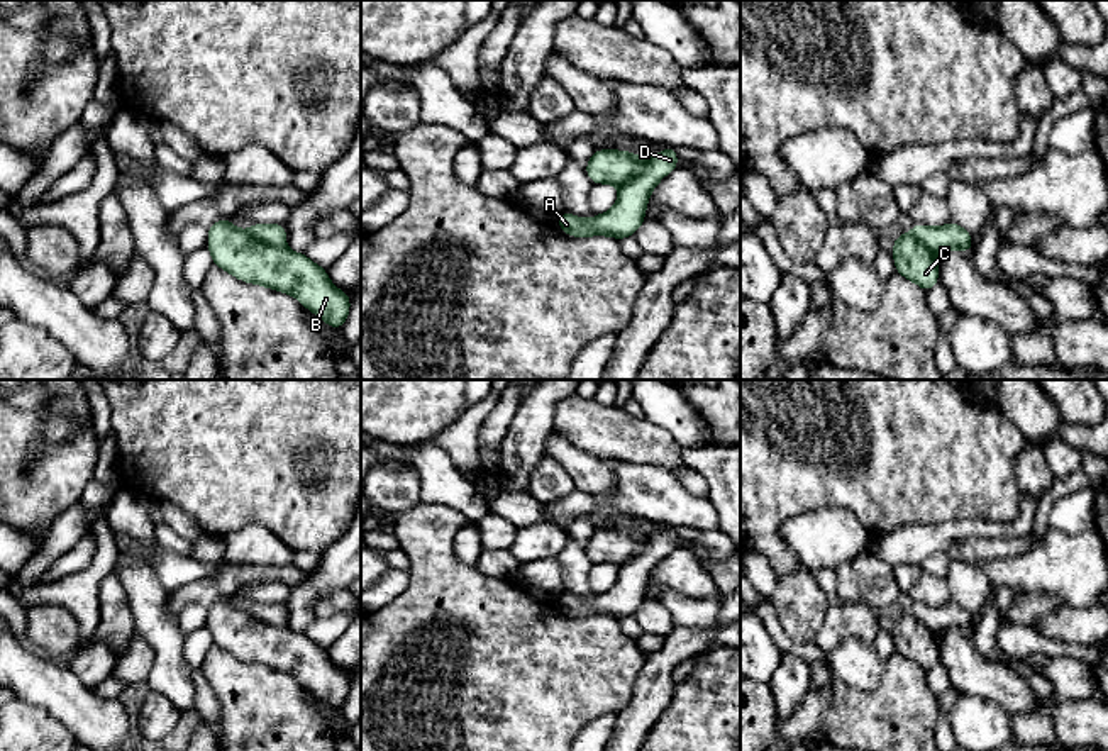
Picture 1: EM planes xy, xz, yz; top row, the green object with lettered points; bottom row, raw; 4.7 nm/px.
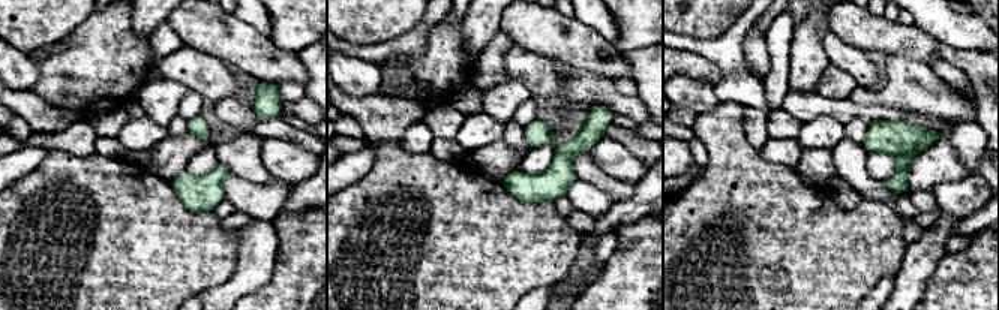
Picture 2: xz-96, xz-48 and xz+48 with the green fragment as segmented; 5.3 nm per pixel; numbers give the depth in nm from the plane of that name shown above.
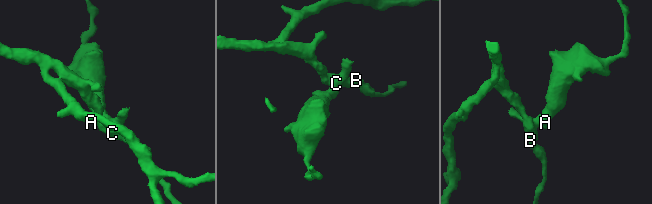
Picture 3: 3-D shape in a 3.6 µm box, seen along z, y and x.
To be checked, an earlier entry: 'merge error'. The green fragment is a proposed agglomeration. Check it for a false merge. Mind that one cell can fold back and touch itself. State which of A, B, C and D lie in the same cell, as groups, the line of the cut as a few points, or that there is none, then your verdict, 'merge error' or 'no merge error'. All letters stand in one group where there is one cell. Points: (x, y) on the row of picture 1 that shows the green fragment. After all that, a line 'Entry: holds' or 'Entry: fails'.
A B C D | no cut | no merge error
Entry: fails

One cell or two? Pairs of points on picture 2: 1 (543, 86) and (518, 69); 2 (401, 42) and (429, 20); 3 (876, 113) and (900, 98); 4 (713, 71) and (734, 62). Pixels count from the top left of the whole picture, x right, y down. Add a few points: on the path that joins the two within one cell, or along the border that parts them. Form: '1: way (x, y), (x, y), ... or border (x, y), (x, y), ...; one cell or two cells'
1: way (537, 80), (524, 69); one cell
2: way (408, 41), (422, 27); one cell
3: border (851, 101), (920, 114); two cells
4: border (689, 51), (719, 68), (714, 87); two cells

